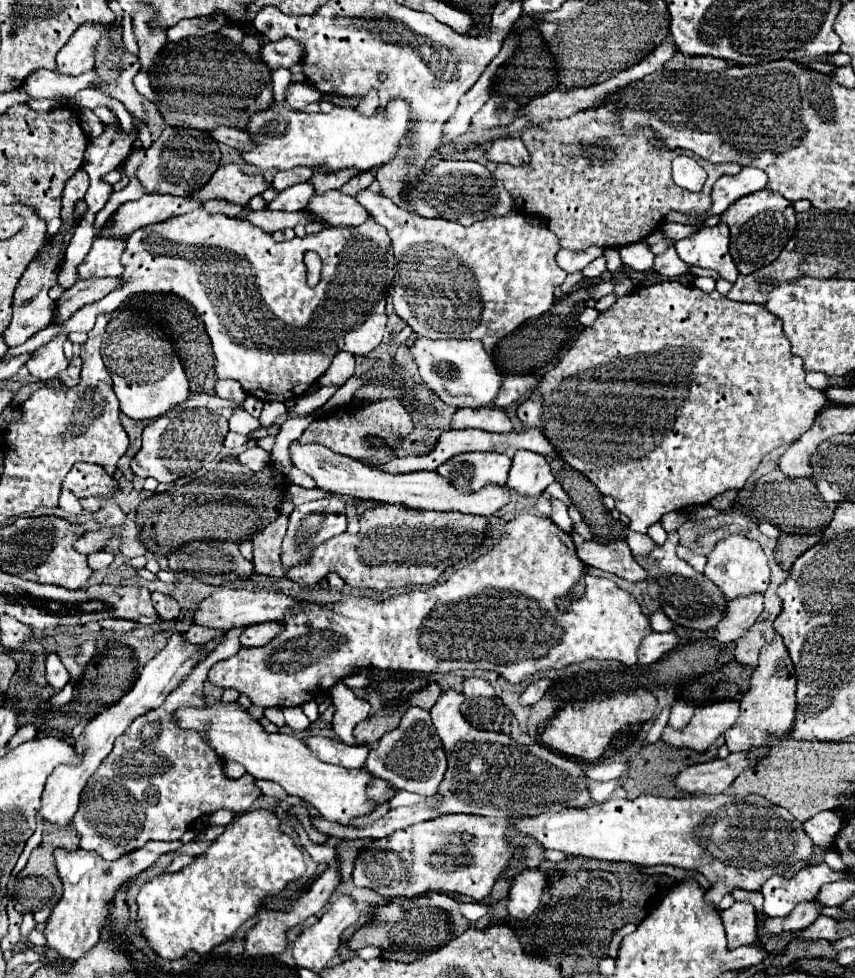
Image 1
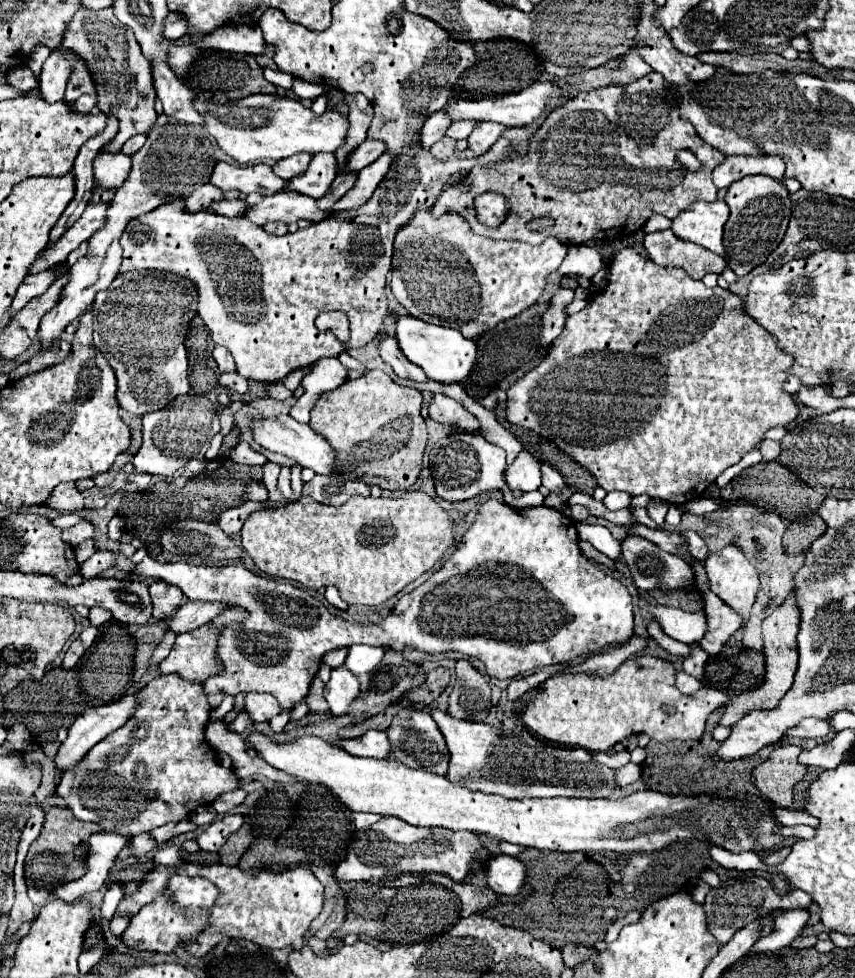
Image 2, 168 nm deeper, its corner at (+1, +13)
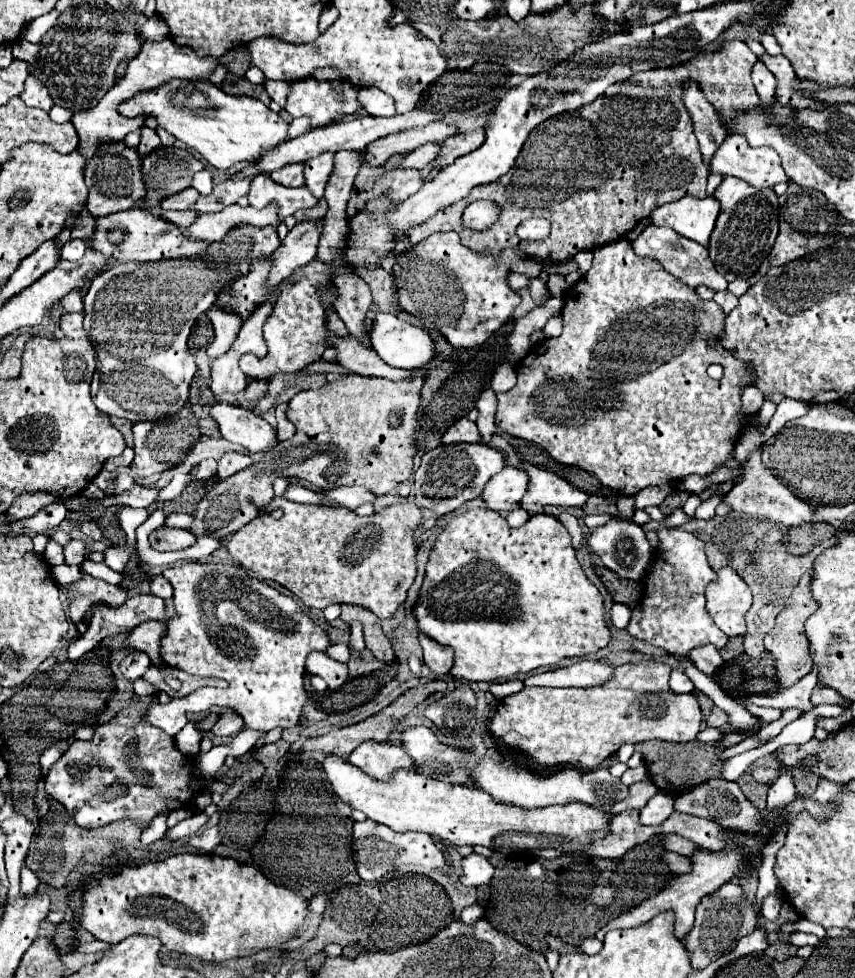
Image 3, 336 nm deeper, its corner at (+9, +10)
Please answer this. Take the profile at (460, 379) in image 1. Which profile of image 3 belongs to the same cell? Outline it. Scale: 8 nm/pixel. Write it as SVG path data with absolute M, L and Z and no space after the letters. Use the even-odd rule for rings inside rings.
M379 314L373 320L373 328L369 334L373 350L379 354L379 358L395 368L409 368L409 370L425 368L429 362L437 358L437 340L433 340L433 336L429 336L423 328L403 322L395 314Z

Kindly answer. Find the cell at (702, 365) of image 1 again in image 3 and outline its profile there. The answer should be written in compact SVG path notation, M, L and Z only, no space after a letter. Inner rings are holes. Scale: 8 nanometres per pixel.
M627 240L611 242L593 252L593 266L589 272L583 274L583 278L569 288L565 296L565 306L563 306L563 334L557 338L547 338L531 348L531 352L525 356L517 370L517 384L507 390L497 394L499 406L495 414L495 424L503 430L509 432L511 436L525 438L529 442L535 442L543 450L549 452L549 456L561 464L567 466L577 466L593 476L597 480L611 488L617 490L625 496L635 496L639 490L647 486L677 486L685 476L697 474L697 476L711 476L717 472L721 466L727 466L731 460L731 454L735 450L735 442L741 436L743 428L743 410L741 410L741 392L745 386L753 386L755 372L751 364L745 364L743 360L737 360L733 350L727 350L721 344L721 334L725 326L725 312L715 300L701 300L693 288L687 284L681 284L675 276L665 272L657 260L651 258L641 258L633 252L631 244ZM709 364L721 364L723 366L723 378L713 380L707 374Z

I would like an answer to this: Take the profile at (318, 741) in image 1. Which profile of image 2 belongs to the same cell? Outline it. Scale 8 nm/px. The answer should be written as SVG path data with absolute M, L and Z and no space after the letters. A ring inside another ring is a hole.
M367 731L359 739L345 739L339 743L351 755L357 757L373 757L373 759L387 759L391 755L391 741L385 731Z

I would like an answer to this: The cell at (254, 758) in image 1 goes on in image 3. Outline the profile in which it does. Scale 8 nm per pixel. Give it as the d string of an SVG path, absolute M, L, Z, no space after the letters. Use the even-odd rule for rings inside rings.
M327 756L323 762L323 770L335 790L335 794L349 804L353 810L361 810L367 814L367 818L387 824L395 832L425 832L431 834L433 838L449 840L451 844L463 846L463 844L481 844L487 848L493 848L497 852L513 854L513 852L531 852L539 858L557 858L563 852L575 852L581 850L583 846L589 846L595 838L607 836L609 834L609 818L613 818L611 812L603 812L597 808L589 808L587 804L565 804L565 806L545 806L545 808L535 808L535 810L523 810L513 804L501 804L495 802L489 794L485 794L479 788L469 788L469 786L457 786L457 784L445 784L427 776L421 776L413 770L397 770L389 780L373 780L365 776L359 768L353 768L353 764L345 760L337 760L337 756Z

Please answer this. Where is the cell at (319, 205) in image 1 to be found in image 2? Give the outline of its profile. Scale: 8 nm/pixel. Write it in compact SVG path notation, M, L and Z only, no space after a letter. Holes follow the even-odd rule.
M283 191L271 197L263 197L263 201L249 207L243 217L263 227L269 221L281 221L289 225L293 221L307 219L311 223L319 223L327 217L327 211L317 209L317 201L313 197L305 197L297 191Z

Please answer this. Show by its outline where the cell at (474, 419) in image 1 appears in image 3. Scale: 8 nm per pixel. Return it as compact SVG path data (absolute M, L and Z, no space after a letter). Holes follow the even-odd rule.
M499 364L493 380L490 382L490 387L495 394L505 392L509 388L513 388L515 384L515 368L511 364Z

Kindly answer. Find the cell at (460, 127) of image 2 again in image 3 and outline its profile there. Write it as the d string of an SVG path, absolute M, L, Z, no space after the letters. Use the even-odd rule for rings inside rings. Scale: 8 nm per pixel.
M423 144L421 148L417 148L417 152L411 152L405 162L401 164L401 168L425 168L439 152L441 144Z

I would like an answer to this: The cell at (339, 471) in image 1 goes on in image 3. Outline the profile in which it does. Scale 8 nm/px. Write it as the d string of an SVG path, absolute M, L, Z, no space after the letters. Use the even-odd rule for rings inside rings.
M217 402L211 408L211 416L219 424L223 438L241 444L249 452L267 452L277 444L277 430L249 408Z

